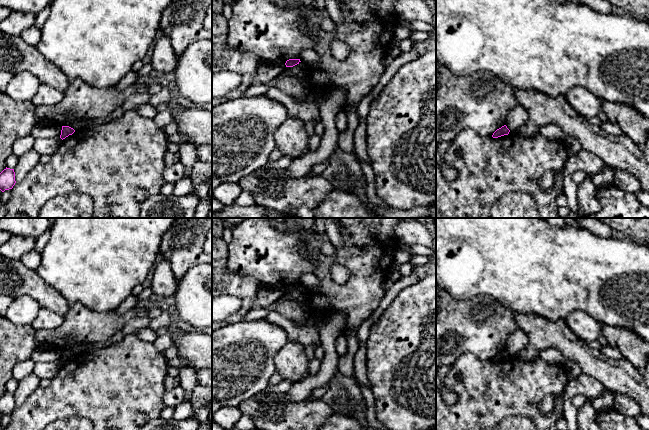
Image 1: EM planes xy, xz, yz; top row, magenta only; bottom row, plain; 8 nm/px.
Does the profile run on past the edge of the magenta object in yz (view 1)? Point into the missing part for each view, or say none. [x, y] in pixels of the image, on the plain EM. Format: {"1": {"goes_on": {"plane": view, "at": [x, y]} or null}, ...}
{"1": {"goes_on": null}}

